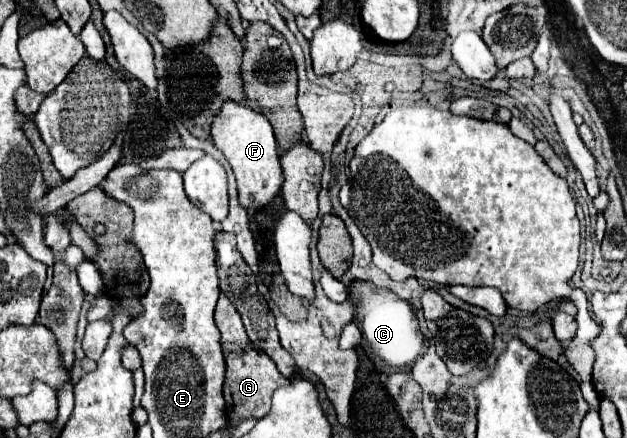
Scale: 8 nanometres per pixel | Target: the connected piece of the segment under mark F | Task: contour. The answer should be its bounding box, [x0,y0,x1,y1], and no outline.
[211,101,283,209]

